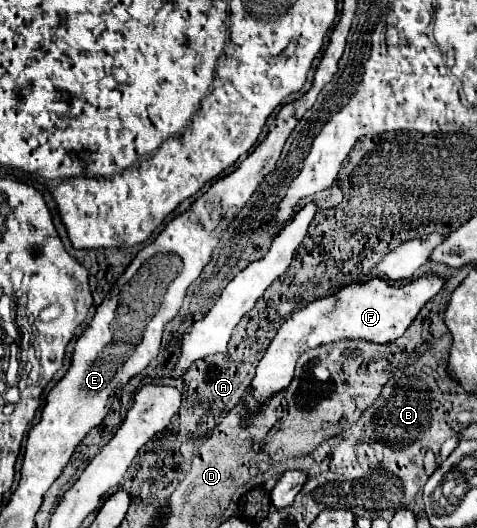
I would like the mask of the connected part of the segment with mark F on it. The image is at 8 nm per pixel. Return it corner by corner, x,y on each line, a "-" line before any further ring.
431,274
419,278
411,284
405,284
405,286
395,286
387,280
373,278
367,282
345,286
339,292
335,292
333,296
319,298
319,300
311,302
309,306
305,306
303,310
297,310
279,328
277,336
265,350
261,362
257,364
257,372
251,382
251,392
243,400
245,416
241,420
241,426
245,428
249,424
247,420
251,416
259,414
261,406
273,394
277,394
289,386
289,382
293,380
295,362
305,350
317,348
323,344
331,344
331,342
339,342
339,340
367,340
367,342
375,342
375,344
395,342
397,338
403,336
403,332
415,320
419,310
443,288
443,284
445,284
443,278
437,278

